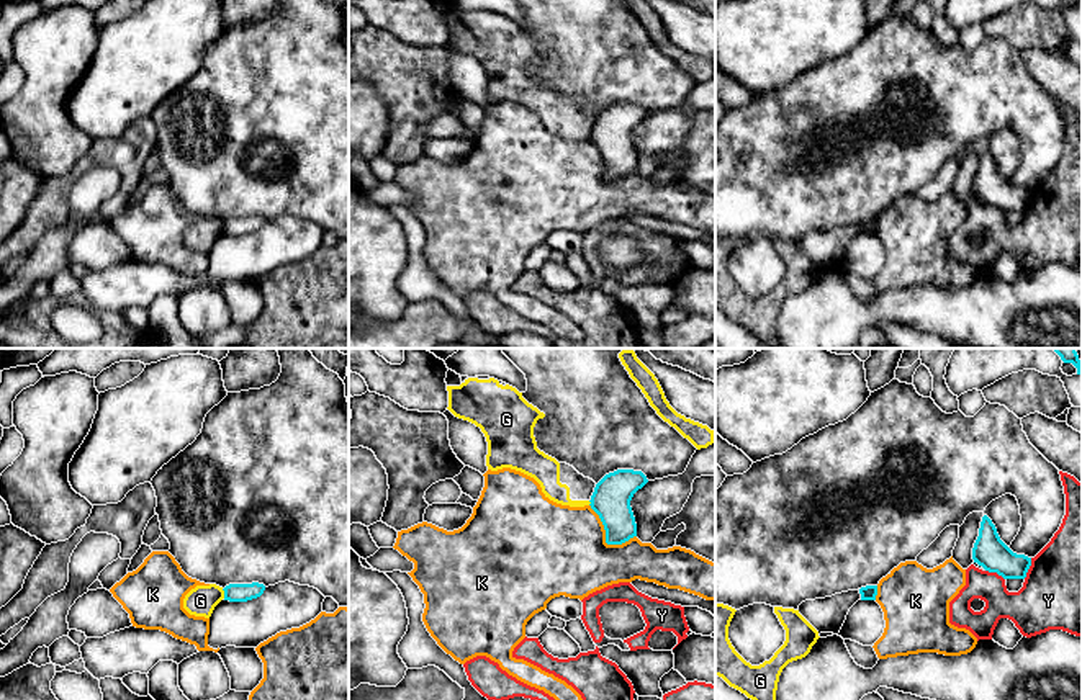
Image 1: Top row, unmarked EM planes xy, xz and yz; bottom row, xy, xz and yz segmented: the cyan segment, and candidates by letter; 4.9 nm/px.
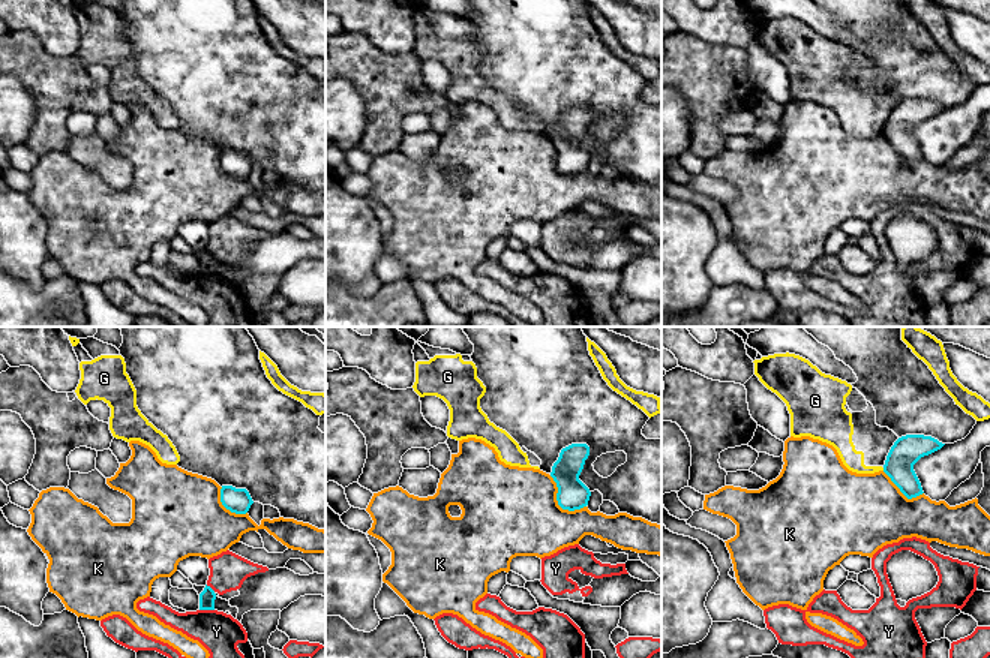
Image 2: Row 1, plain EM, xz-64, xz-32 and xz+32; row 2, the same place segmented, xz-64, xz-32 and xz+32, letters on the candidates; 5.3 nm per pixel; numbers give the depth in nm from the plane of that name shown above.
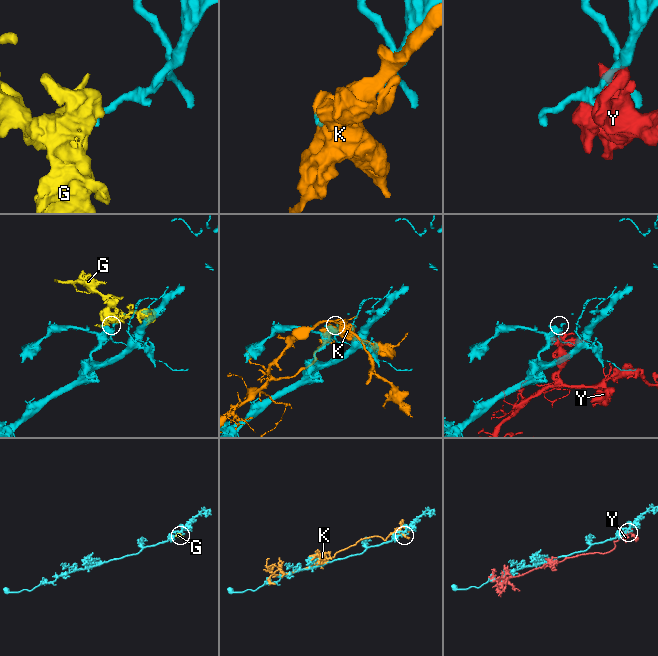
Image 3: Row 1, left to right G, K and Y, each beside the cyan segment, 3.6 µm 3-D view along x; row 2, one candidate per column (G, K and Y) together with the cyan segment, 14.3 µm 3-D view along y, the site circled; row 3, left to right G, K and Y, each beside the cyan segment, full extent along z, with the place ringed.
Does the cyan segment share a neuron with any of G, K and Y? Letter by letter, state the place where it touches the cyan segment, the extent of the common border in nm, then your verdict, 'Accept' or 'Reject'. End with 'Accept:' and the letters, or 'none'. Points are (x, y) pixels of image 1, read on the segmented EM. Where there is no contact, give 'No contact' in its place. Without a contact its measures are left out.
G: Touches cyan at xy (225, 594). Shared border 50 nm. Reject
K: Touches cyan at xz (606, 538). Shared border 280 nm. Reject
Y: Touches cyan at yz (1028, 568). Shared border 110 nm. Reject
Accept: none

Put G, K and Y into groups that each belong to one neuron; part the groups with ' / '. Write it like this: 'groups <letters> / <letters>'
groups G / K / Y

